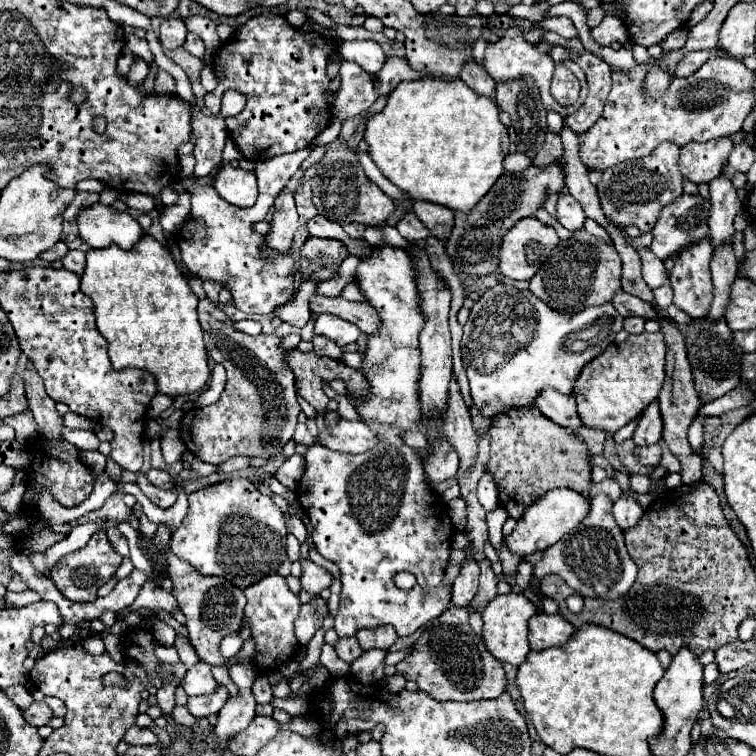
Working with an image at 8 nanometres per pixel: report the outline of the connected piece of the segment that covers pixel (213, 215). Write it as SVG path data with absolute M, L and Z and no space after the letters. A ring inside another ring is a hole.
M309 148L293 154L273 156L256 162L258 197L251 208L237 208L227 204L211 186L191 186L191 212L183 222L179 234L179 248L187 268L201 280L219 282L233 296L235 306L245 314L271 314L273 308L287 304L295 298L295 260L291 252L275 254L265 246L265 236L253 230L253 224L265 220L275 196L287 186L291 176L299 170L301 162L309 156Z

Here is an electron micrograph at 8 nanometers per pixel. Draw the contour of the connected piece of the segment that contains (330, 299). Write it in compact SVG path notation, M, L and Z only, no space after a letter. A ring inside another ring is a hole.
M313 294L309 298L309 310L315 314L335 314L343 320L349 320L353 324L357 324L357 328L363 334L373 334L377 328L381 328L379 320L377 320L377 312L373 312L373 308L369 308L367 302L349 302L343 296L319 296Z

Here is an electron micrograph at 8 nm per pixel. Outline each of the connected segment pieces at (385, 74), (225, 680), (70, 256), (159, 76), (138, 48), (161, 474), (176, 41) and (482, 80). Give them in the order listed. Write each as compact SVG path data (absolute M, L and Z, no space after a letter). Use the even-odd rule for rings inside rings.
M389 56L385 60L385 66L381 68L381 72L375 78L375 88L377 88L377 94L391 94L397 88L399 82L405 82L405 80L423 80L427 76L429 74L411 68L405 58L401 58L401 56Z
M212 666L211 669L216 681L226 686L231 696L235 696L237 694L237 686L231 681L228 670L221 666Z
M69 250L61 262L63 262L63 268L81 276L83 268L85 268L85 254L81 250Z
M149 62L149 70L155 72L155 94L175 94L175 78L161 70L155 62Z
M129 34L125 44L127 44L127 48L129 48L135 56L141 56L141 58L145 58L145 60L151 60L151 58L153 58L153 54L151 54L149 44L147 44L145 38L139 38L137 34Z
M151 468L151 470L147 472L147 478L149 478L149 482L155 484L157 488L173 490L173 480L171 480L171 476L169 476L165 470L155 470L155 468Z
M167 18L161 22L161 32L159 32L159 42L165 50L175 50L181 48L187 36L187 28L183 20L179 18Z
M471 58L463 68L461 68L461 74L459 78L469 86L473 88L477 94L485 94L485 96L491 96L493 98L493 88L495 88L495 80L487 74L487 70L475 62L475 58Z

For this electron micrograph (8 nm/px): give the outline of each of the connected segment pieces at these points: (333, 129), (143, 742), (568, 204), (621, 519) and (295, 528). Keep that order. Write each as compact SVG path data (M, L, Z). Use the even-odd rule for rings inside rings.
M333 116L328 126L314 139L315 145L311 144L310 148L326 146L329 142L334 141L339 136L342 124L343 122L339 118Z
M131 726L123 740L131 746L149 746L149 744L157 744L157 736L149 730L149 728L139 728L139 726Z
M563 194L563 196L559 196L559 202L557 202L557 220L567 230L581 230L583 222L585 222L585 212L573 196Z
M621 494L619 500L615 500L615 504L613 504L613 516L615 516L621 530L635 526L641 520L643 512L645 510L639 506L639 502L627 494Z
M291 514L291 528L289 528L289 532L291 532L301 544L305 544L305 540L307 540L307 530L305 530L305 524L301 522L301 518L299 518L297 514Z

